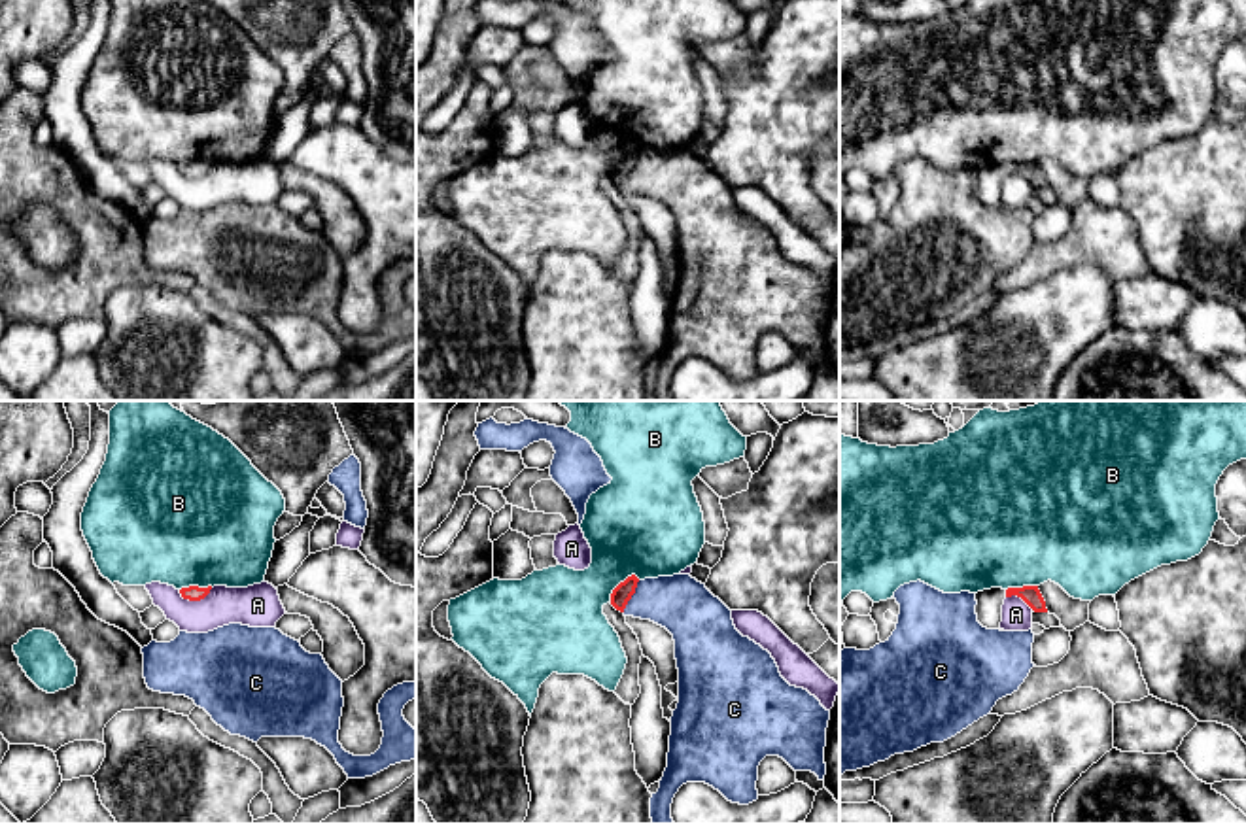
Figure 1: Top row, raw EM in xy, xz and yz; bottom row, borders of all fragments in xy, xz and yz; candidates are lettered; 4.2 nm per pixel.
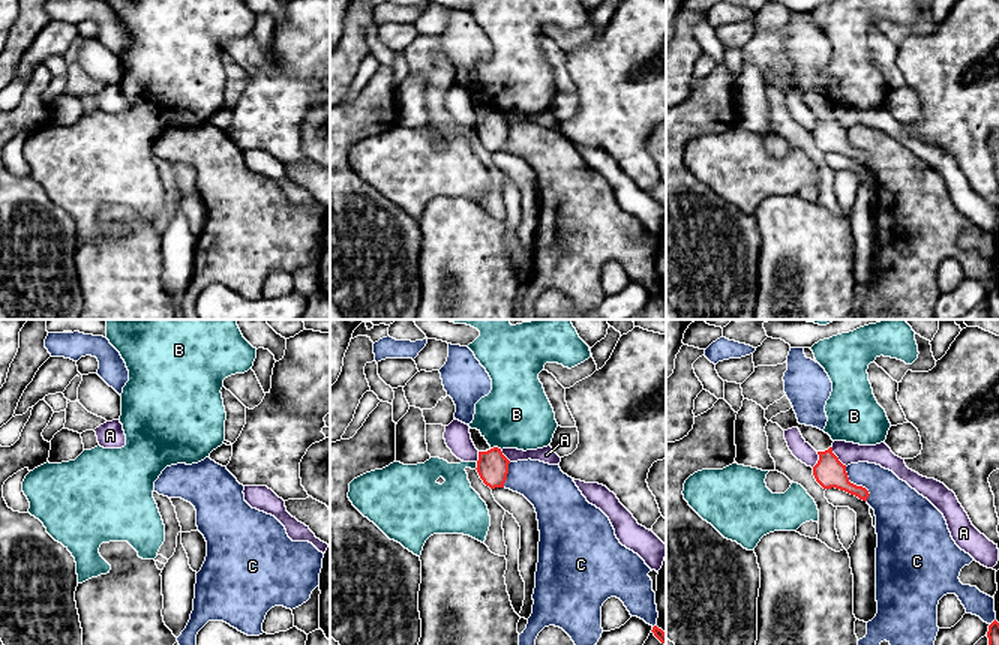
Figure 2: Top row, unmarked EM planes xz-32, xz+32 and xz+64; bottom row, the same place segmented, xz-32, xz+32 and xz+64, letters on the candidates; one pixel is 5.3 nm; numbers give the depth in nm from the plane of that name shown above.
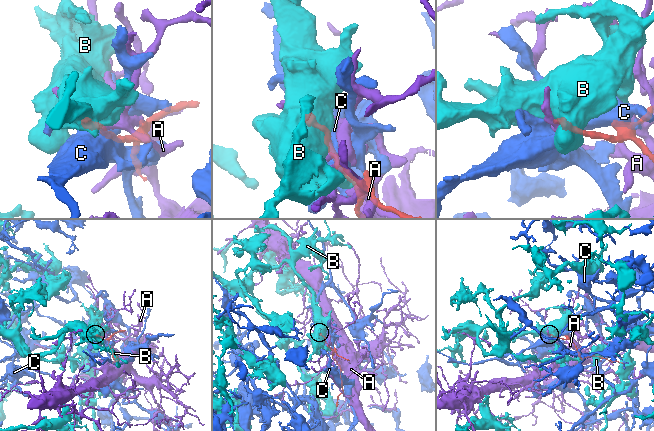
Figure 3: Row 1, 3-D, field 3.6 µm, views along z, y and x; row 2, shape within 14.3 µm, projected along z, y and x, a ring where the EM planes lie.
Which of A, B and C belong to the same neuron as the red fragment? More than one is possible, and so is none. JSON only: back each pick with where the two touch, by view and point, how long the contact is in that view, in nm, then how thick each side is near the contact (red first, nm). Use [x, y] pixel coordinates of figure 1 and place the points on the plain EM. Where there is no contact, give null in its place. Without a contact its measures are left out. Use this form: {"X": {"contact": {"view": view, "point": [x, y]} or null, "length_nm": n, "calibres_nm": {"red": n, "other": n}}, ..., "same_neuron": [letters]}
{"same_neuron": []}

